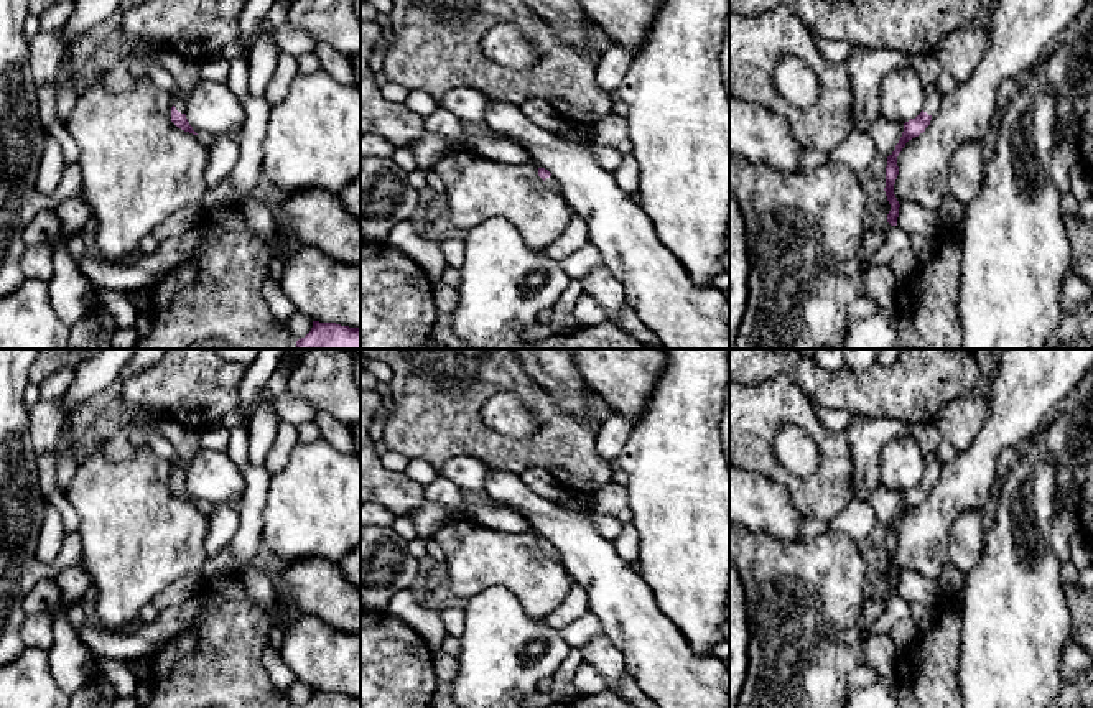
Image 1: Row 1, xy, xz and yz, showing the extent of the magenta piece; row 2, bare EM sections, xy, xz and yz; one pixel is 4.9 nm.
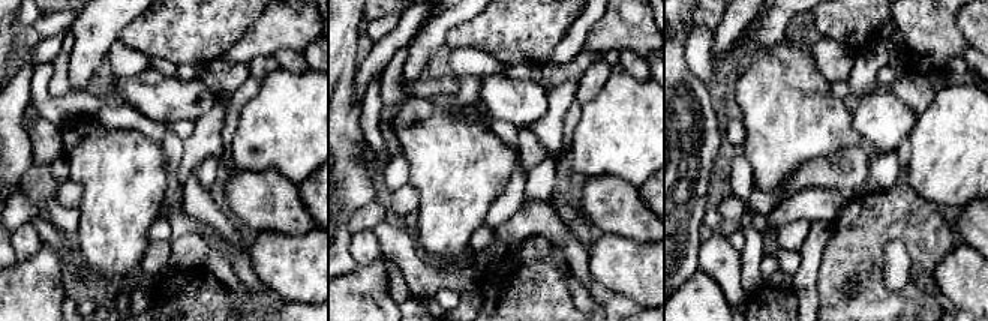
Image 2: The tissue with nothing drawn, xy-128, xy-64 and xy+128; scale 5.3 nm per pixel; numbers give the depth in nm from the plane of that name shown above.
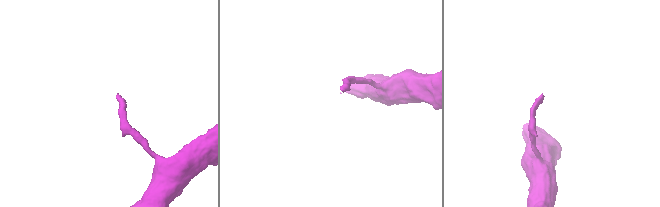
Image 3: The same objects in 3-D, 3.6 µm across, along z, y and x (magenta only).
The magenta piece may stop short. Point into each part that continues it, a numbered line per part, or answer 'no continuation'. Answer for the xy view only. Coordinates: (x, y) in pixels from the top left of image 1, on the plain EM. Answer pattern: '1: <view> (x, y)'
1: xy (185, 438)

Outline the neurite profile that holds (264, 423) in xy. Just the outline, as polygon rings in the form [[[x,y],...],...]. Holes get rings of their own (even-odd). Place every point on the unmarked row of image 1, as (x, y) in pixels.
[[[288,349],[280,366],[263,387],[263,402],[255,408],[249,422],[249,463],[263,466],[265,458],[277,438],[280,418],[273,408],[273,398],[286,392],[288,379],[300,359],[309,349]]]

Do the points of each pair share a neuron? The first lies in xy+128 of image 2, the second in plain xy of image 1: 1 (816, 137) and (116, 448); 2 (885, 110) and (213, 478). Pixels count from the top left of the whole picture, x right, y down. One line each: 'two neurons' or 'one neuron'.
1: two neurons
2: one neuron

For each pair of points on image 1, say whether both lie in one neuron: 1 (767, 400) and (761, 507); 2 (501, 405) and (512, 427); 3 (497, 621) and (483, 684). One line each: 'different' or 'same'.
1: different
2: same
3: same

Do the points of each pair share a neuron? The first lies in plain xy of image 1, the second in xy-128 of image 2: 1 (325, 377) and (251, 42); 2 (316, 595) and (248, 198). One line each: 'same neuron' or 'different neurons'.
1: same neuron
2: same neuron

